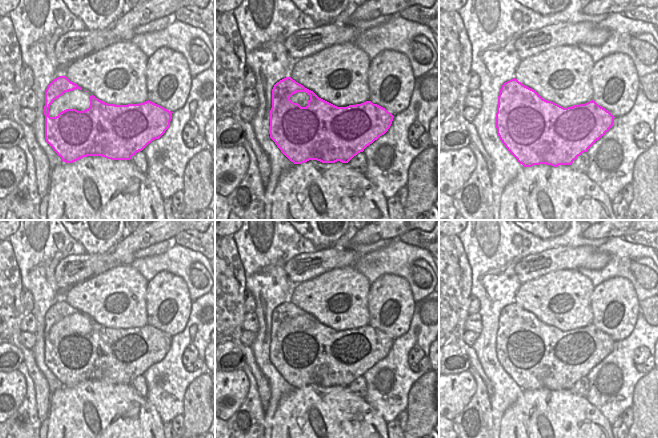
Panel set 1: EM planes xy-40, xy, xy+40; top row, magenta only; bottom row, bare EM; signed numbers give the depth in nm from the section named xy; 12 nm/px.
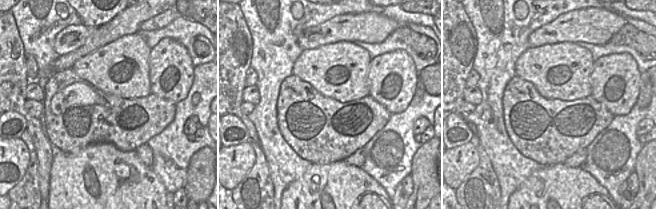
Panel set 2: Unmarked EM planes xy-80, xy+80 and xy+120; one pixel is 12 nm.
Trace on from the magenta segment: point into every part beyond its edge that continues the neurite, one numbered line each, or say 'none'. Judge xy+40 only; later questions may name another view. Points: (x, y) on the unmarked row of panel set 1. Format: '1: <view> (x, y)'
none

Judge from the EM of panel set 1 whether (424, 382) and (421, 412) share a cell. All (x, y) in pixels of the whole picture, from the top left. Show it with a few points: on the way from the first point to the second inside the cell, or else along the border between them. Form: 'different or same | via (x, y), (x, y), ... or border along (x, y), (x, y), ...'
same | via (424, 389), (422, 405)

